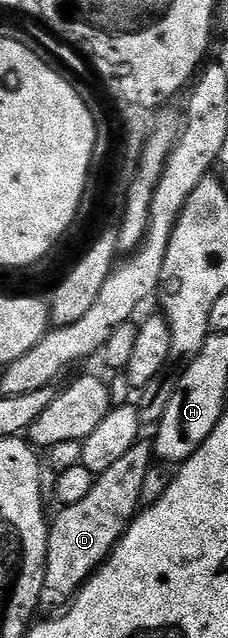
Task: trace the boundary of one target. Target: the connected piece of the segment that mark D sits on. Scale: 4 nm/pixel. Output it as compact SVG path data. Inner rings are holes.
M139 440L135 445L132 446L131 452L127 452L122 459L118 459L117 463L111 464L110 468L106 472L98 475L94 479L91 492L87 494L86 499L79 501L77 504L69 505L62 507L57 513L59 513L55 520L50 521L50 530L48 538L48 560L45 562L45 572L44 572L44 582L43 582L43 592L40 593L40 604L39 608L44 610L53 610L49 612L55 612L57 608L62 609L65 605L68 605L72 601L73 595L80 590L81 586L87 581L87 579L101 566L101 563L104 562L108 557L110 552L113 550L114 545L118 540L125 534L126 528L129 526L130 522L136 517L138 508L140 507L142 488L143 488L143 479L149 471L150 467L153 465L155 455L153 452L153 445L150 441Z

